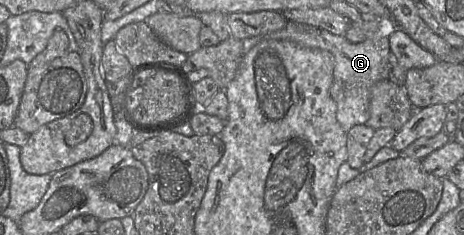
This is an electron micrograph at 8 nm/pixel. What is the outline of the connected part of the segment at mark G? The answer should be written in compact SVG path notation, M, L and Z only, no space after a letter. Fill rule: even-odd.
M288 22L283 29L263 36L263 38L289 41L303 47L320 48L331 52L335 59L331 94L337 102L339 123L346 132L355 125L367 123L370 118L371 89L377 82L389 79L387 57L391 51L388 37L382 37L376 42L366 39L360 43L352 43L345 35L338 35L306 24Z

